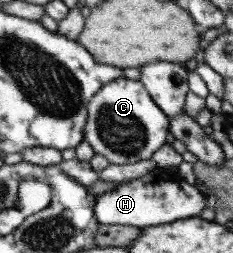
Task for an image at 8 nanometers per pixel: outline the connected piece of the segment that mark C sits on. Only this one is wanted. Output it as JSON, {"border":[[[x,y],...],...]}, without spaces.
{"border":[[[117,77],[104,84],[86,105],[84,137],[92,151],[106,157],[110,164],[130,165],[151,159],[168,135],[168,116],[158,108],[138,80]]]}

